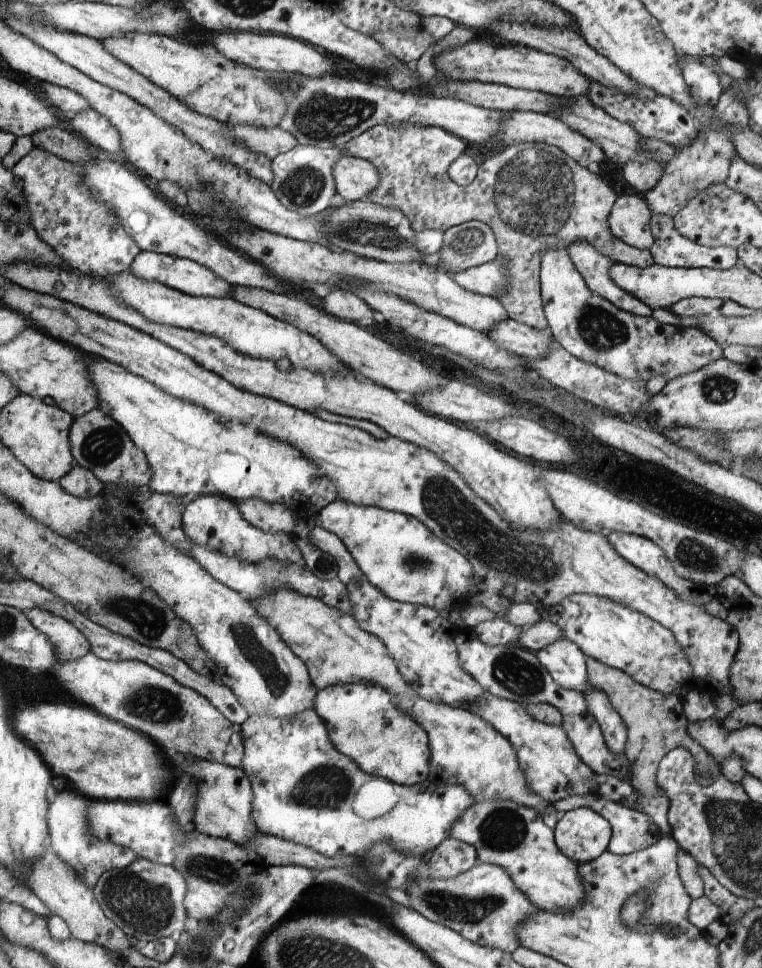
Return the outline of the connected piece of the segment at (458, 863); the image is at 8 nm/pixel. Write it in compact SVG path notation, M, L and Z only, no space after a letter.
M449 836L431 852L428 874L434 880L454 878L475 867L479 862L478 850L474 845L460 842Z

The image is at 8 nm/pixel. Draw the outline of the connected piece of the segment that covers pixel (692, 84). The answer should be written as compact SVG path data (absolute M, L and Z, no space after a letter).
M681 55L681 69L696 104L715 107L722 96L720 76L702 59L691 55Z

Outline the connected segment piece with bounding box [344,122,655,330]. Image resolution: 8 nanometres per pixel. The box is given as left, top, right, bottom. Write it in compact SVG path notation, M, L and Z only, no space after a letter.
M400 122L372 127L364 134L350 140L344 147L344 151L352 157L371 161L378 170L378 176L380 176L378 186L367 196L367 199L374 204L404 212L404 216L408 217L411 227L416 232L434 229L444 233L448 228L468 221L481 221L491 226L498 238L497 258L502 257L507 261L509 271L508 288L496 299L502 302L510 319L538 330L548 329L539 273L542 268L542 252L551 250L552 247L564 247L567 250L568 246L576 241L587 241L614 263L635 265L639 268L655 265L655 260L649 251L636 249L617 241L611 233L608 218L614 210L614 202L618 194L612 190L610 182L602 178L602 174L598 176L582 168L578 161L567 156L560 148L532 141L514 143L498 149L491 148L492 156L488 156L486 162L480 164L476 179L468 186L458 187L449 176L446 176L446 166L449 168L450 164L464 153L466 145L465 141L444 129Z

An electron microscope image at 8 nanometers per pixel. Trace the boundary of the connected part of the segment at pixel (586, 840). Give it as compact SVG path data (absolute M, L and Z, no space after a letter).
M589 807L564 813L554 830L559 850L578 864L599 859L610 847L610 822Z

